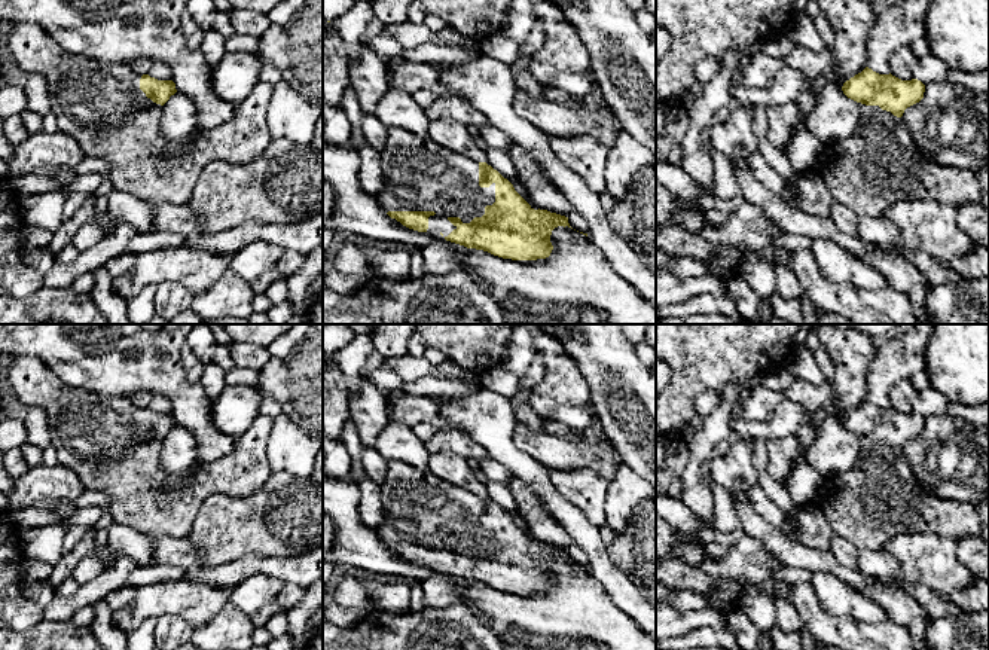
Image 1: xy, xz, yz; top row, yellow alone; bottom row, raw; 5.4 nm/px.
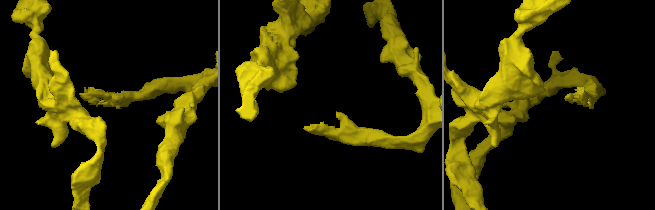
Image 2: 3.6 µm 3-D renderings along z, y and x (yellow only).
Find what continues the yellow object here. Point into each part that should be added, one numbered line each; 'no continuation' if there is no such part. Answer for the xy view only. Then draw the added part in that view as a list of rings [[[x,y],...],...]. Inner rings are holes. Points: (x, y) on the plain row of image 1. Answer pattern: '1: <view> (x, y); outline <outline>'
1: xy (100, 438); outline [[[13,355],[4,372],[4,384],[28,408],[39,406],[45,411],[58,464],[74,472],[85,488],[110,497],[115,527],[132,528],[149,538],[186,538],[208,495],[248,497],[271,479],[266,443],[272,418],[268,415],[259,415],[226,457],[183,473],[167,473],[161,466],[162,439],[140,422],[141,409],[129,397],[100,396],[74,388],[31,355]]]

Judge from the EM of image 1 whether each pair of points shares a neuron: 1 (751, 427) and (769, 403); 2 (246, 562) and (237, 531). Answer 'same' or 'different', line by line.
1: different
2: different

